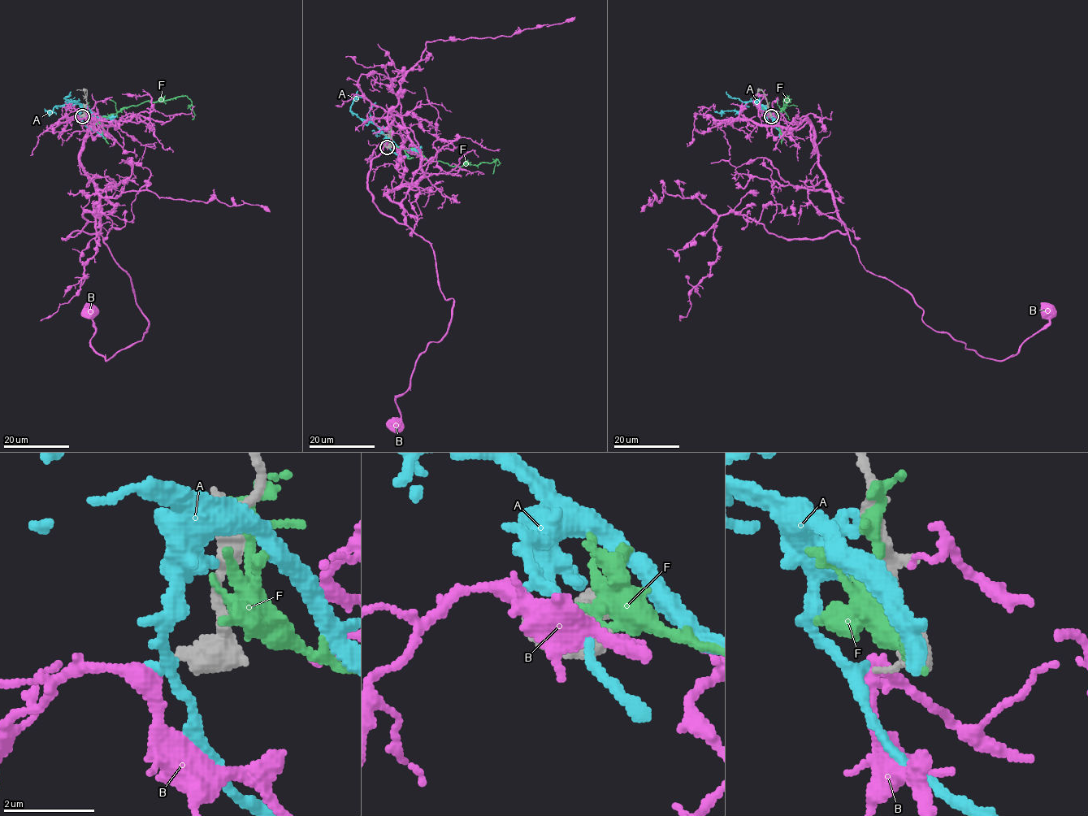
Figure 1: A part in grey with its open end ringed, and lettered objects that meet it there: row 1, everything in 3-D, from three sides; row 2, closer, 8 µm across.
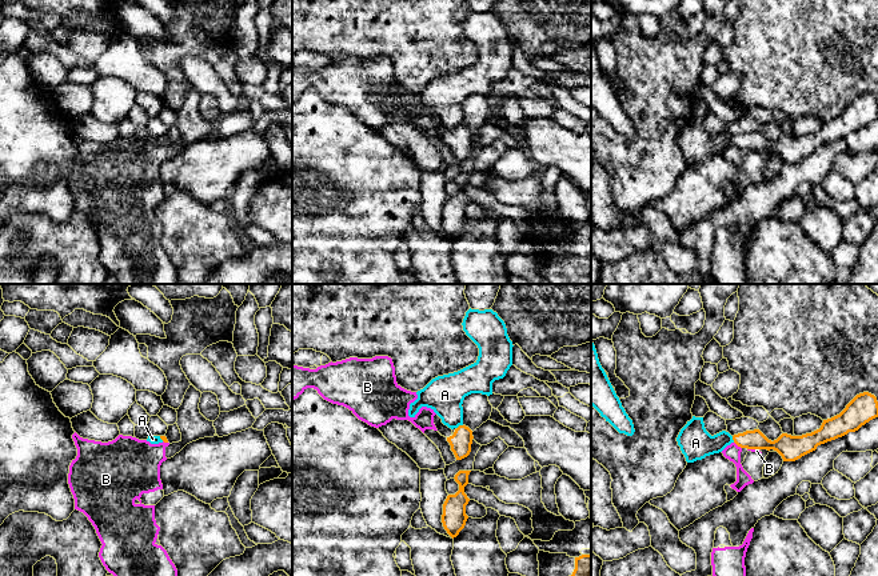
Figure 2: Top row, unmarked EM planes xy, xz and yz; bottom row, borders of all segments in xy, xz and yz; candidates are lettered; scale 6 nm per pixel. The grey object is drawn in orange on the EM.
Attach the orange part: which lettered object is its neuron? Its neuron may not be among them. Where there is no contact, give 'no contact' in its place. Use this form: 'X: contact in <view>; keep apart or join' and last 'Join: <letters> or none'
A: contact in xz; keep apart
B: contact in yz; keep apart
F: no contact; keep apart
Join: none

